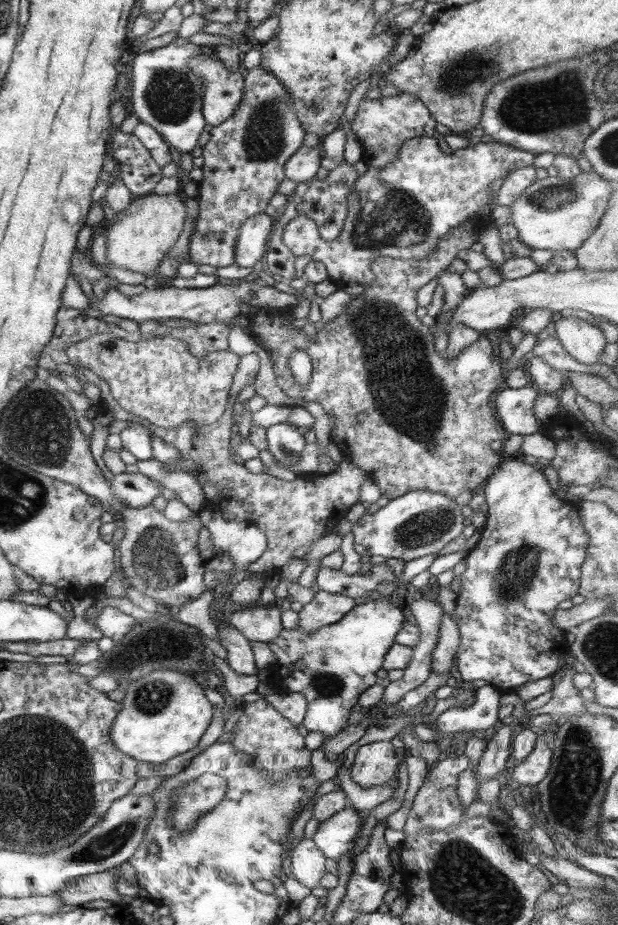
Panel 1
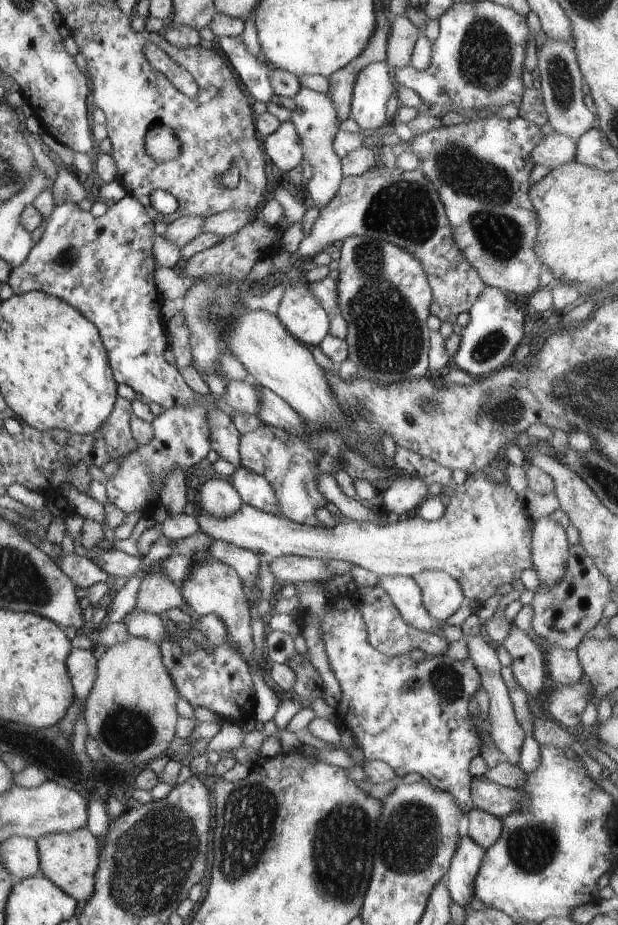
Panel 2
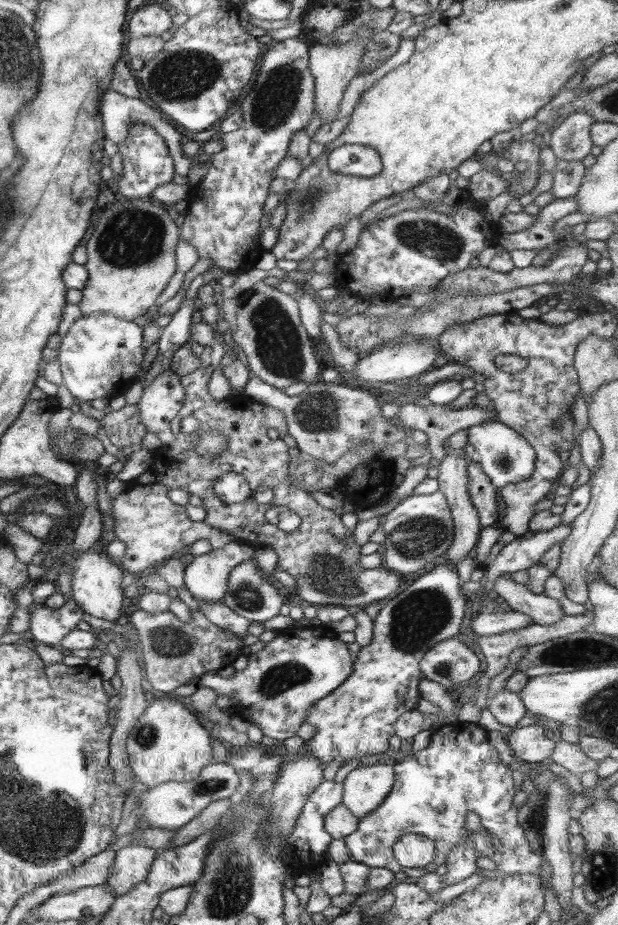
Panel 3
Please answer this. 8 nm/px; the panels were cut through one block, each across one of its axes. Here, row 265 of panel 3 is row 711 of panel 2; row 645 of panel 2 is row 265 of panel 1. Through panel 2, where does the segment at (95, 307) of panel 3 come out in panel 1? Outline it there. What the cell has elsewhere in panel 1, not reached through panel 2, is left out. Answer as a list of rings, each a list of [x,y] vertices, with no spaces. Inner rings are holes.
[[[178,192],[159,195],[135,196],[128,210],[116,214],[112,220],[104,222],[108,239],[108,260],[116,267],[126,267],[148,276],[166,258],[166,253],[174,247],[186,223],[186,205]]]

